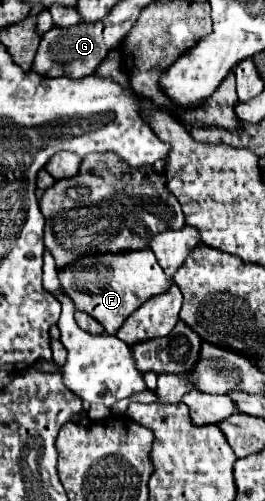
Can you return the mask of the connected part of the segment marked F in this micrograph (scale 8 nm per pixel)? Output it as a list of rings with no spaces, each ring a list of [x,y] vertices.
[[[149,248],[105,256],[103,274],[91,274],[91,276],[87,274],[85,278],[87,278],[85,284],[89,286],[89,290],[79,290],[75,286],[65,286],[63,290],[71,296],[77,310],[83,310],[89,316],[93,316],[97,322],[101,322],[105,332],[111,332],[111,334],[117,332],[121,324],[125,322],[125,318],[133,310],[137,310],[149,296],[165,292],[171,284],[171,280],[165,276],[165,272],[155,260],[155,254]]]

